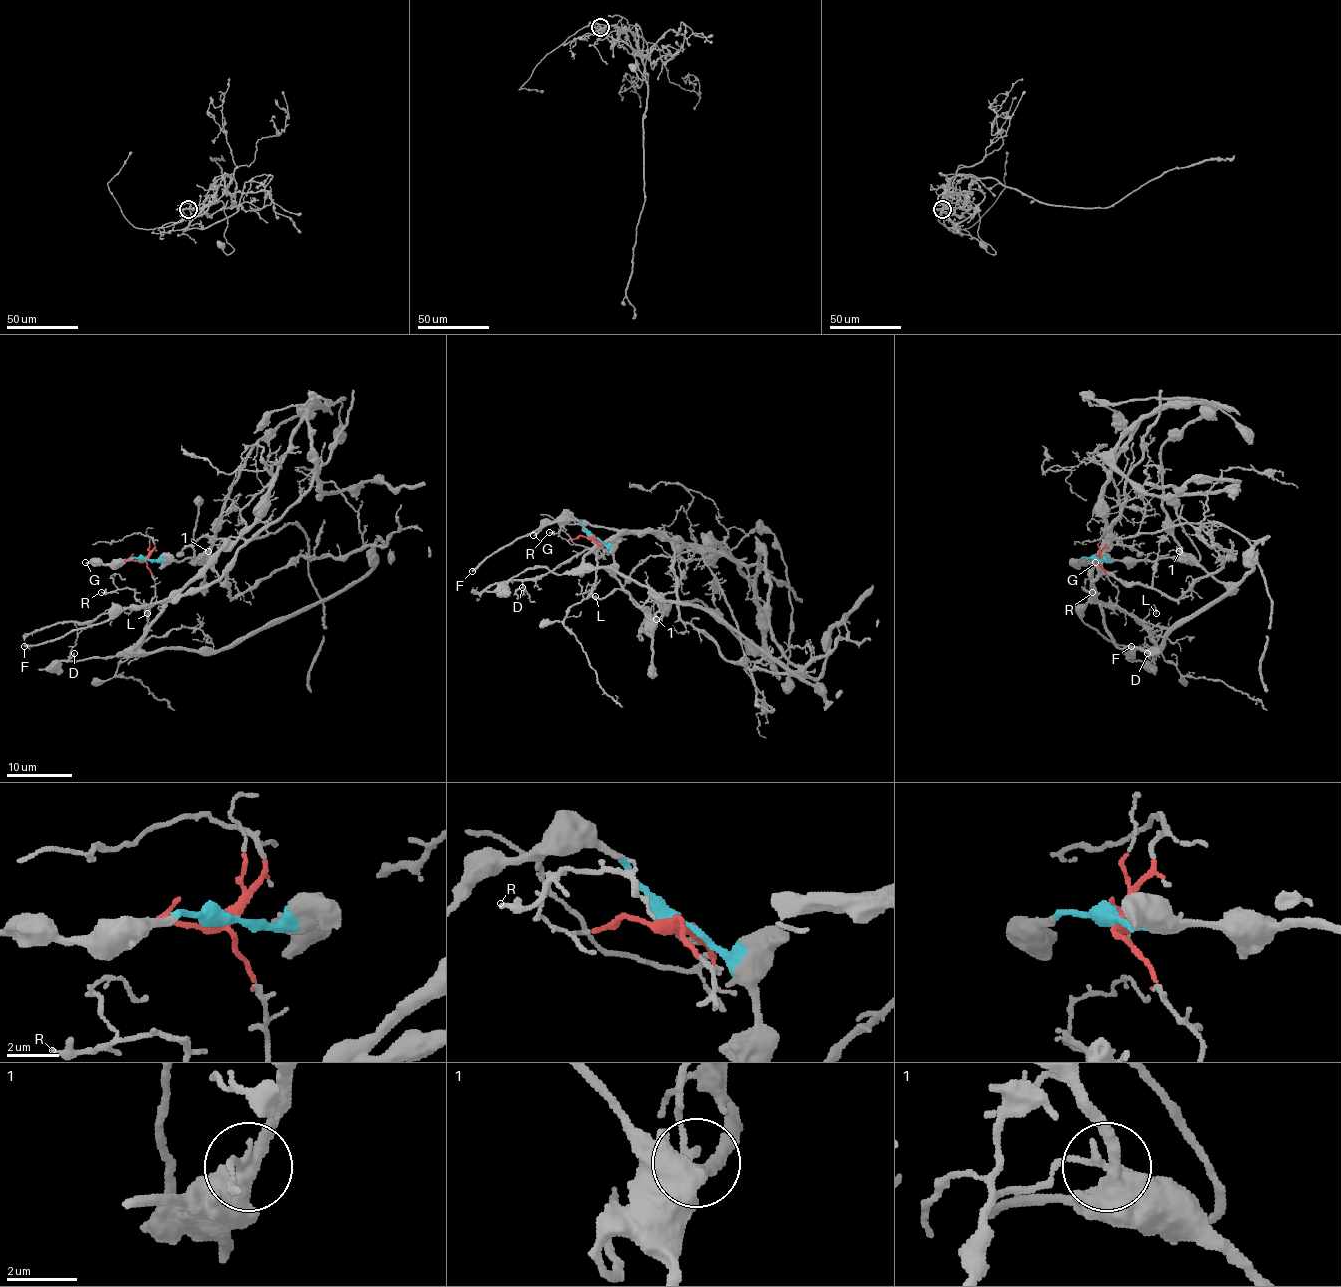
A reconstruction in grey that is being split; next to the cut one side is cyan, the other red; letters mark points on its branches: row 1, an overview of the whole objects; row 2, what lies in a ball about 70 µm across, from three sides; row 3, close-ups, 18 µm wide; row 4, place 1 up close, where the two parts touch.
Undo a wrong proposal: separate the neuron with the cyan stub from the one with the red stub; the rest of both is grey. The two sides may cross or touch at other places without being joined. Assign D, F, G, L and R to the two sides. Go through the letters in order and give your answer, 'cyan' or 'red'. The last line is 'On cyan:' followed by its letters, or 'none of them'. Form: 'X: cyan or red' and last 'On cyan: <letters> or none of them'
D: red
F: cyan
G: cyan
L: red
R: red
On cyan: F, G

